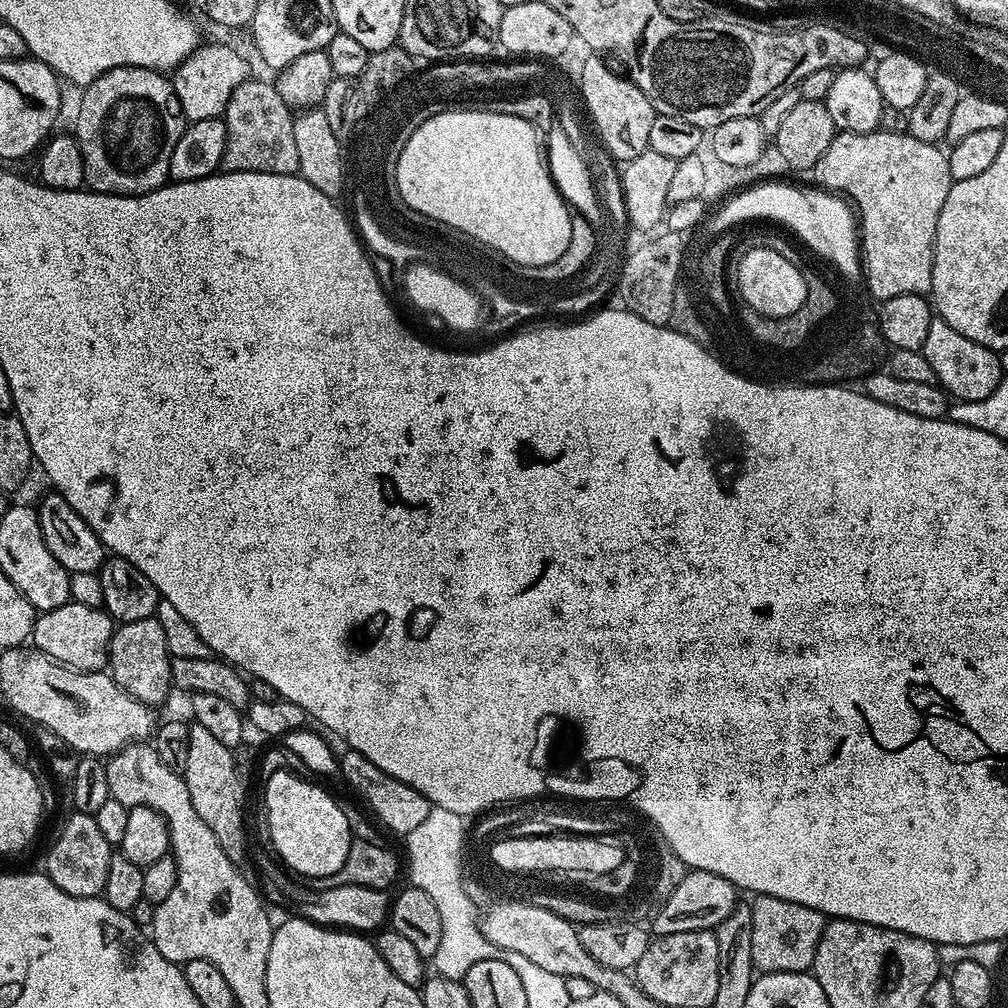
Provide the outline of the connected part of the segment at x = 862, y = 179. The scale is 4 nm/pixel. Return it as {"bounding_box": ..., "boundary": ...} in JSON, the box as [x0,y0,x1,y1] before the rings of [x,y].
{"bounding_box":[814,131,954,302],"boundary":[[[837,131],[830,146],[826,146],[826,154],[818,158],[814,169],[815,183],[830,193],[843,194],[854,205],[858,213],[858,241],[864,277],[871,295],[880,302],[898,295],[927,297],[932,291],[938,214],[942,214],[942,202],[946,202],[946,194],[950,194],[950,186],[954,183],[948,157],[943,147],[918,142],[918,138],[908,135],[907,131],[884,131],[866,134]]]}

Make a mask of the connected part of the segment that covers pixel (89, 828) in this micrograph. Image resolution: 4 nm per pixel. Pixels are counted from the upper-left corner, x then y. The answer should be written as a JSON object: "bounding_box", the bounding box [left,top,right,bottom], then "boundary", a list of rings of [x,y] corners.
{"bounding_box":[46,811,114,896],"boundary":[[[73,811],[71,815],[61,826],[56,841],[48,848],[46,875],[52,879],[54,886],[66,890],[66,894],[71,896],[100,896],[106,886],[106,873],[110,870],[114,845],[106,842],[95,816],[77,811]]]}

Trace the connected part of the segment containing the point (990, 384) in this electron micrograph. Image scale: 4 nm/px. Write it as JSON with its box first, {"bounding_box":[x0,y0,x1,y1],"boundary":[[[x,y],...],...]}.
{"bounding_box":[922,319,1002,400],"boundary":[[[933,319],[922,351],[926,362],[930,362],[930,370],[934,370],[936,383],[949,397],[956,400],[990,398],[990,394],[994,394],[1000,385],[1002,373],[999,355],[986,346],[978,346],[978,342],[970,342],[970,338],[958,334],[958,330],[944,320]]]}

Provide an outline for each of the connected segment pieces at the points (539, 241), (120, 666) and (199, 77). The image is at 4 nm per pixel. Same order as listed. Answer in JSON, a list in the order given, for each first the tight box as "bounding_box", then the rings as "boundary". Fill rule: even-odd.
[{"bounding_box":[396,111,573,267],"boundary":[[[444,111],[431,116],[410,134],[398,158],[396,184],[402,199],[414,210],[425,212],[432,219],[447,218],[448,224],[461,224],[467,232],[477,232],[481,239],[493,240],[496,248],[505,248],[510,259],[526,267],[546,266],[570,246],[573,213],[548,171],[541,137],[531,122],[522,118],[510,114]]]},{"bounding_box":[109,617,172,707],"boundary":[[[156,617],[115,627],[109,648],[109,673],[132,697],[148,707],[162,703],[172,691],[172,663],[162,625]]]},{"bounding_box":[172,42,251,123],"boundary":[[[206,42],[200,45],[175,69],[172,76],[185,119],[189,123],[219,119],[234,90],[251,77],[251,70],[249,62],[226,44]]]}]

